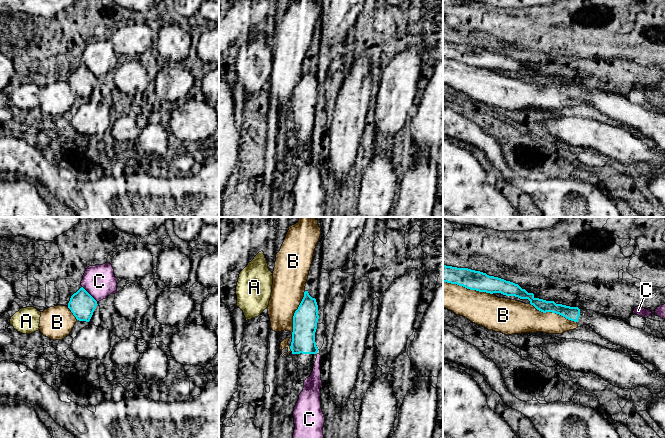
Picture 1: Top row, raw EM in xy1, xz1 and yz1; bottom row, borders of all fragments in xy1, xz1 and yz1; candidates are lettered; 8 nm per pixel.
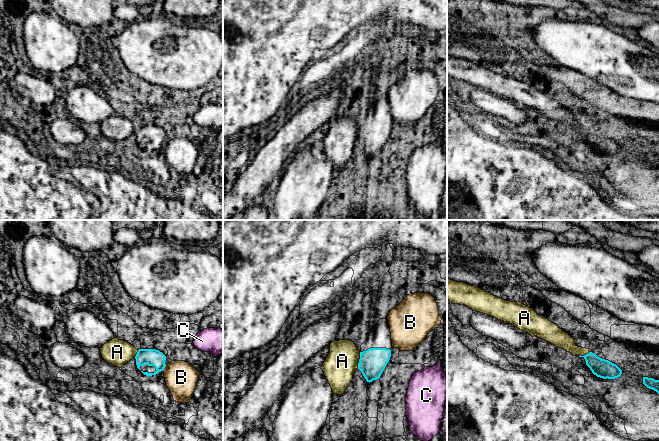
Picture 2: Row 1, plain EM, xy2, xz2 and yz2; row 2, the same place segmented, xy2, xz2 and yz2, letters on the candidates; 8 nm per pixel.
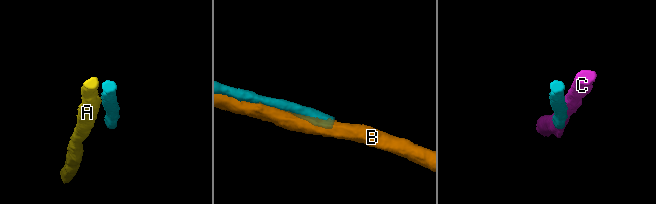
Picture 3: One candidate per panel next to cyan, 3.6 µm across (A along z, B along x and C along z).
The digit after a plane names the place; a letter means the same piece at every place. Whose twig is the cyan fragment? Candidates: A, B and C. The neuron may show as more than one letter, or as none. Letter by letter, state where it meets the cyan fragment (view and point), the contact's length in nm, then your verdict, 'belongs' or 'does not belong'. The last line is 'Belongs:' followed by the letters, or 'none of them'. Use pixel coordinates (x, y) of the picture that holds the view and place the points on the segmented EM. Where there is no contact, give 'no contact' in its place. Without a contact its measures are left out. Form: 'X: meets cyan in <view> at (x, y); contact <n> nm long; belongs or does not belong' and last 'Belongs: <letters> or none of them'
A: meets cyan in xz2 at (359, 360); contact 130 nm long; does not belong
B: meets cyan in yz1 at (468, 288); contact 420 nm long; does not belong
C: meets cyan in xy1 at (89, 294); contact 180 nm long; does not belong
Belongs: none of them

